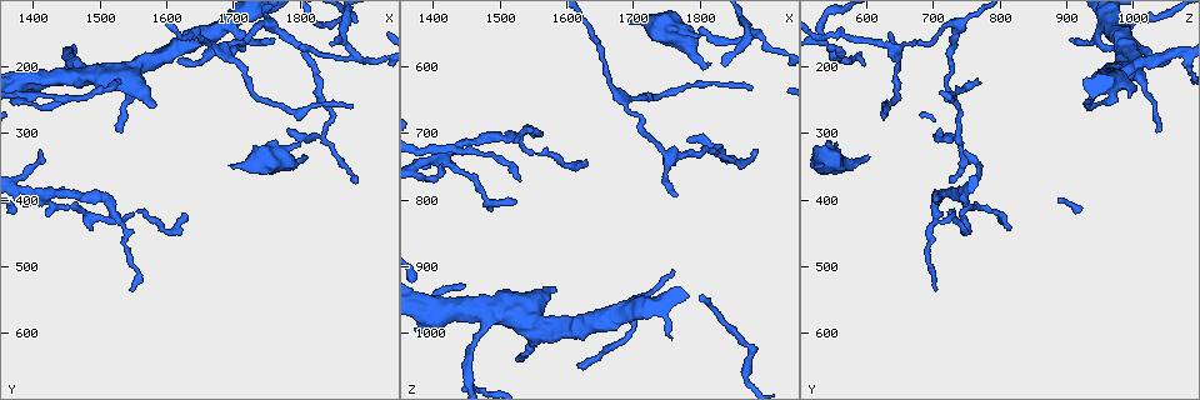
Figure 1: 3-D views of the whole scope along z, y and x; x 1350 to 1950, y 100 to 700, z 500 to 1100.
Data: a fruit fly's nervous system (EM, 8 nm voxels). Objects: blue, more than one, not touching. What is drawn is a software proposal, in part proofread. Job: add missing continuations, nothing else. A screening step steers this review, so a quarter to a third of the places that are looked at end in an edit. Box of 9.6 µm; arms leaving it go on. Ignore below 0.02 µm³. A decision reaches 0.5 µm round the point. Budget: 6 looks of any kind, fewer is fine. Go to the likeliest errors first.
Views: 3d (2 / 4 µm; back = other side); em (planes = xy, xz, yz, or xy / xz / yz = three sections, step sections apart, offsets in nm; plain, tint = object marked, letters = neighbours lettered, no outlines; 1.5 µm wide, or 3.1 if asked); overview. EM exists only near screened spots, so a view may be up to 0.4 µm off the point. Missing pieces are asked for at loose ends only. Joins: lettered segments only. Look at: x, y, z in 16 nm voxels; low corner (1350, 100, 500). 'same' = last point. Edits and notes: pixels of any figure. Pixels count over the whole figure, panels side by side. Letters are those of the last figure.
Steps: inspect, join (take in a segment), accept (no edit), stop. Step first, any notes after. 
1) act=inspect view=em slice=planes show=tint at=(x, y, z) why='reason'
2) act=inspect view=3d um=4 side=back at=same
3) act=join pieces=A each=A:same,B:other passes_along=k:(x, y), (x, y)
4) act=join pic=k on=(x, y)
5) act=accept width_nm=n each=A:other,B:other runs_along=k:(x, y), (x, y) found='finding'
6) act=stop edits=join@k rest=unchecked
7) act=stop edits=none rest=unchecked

act=inspect view=em slice=planes show=letters at=(1810, 335, 605)

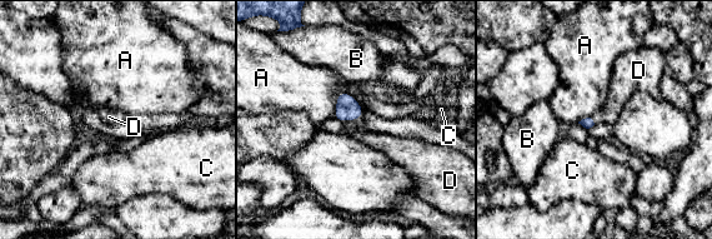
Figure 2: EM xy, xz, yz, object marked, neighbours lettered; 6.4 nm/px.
act=join pieces=D longest_contact=A:190nm each=A:other,B:other,C:other,D:same found='it goes on there'

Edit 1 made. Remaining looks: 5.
act=inspect view=overview

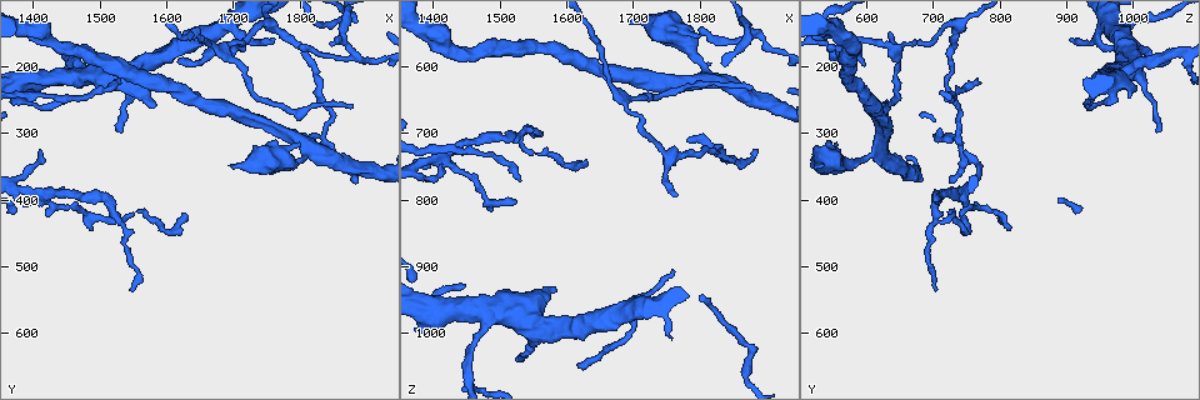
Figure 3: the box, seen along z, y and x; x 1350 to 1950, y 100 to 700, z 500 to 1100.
act=inspect view=3d um=2 at=(1585, 260, 935) why='an open end'

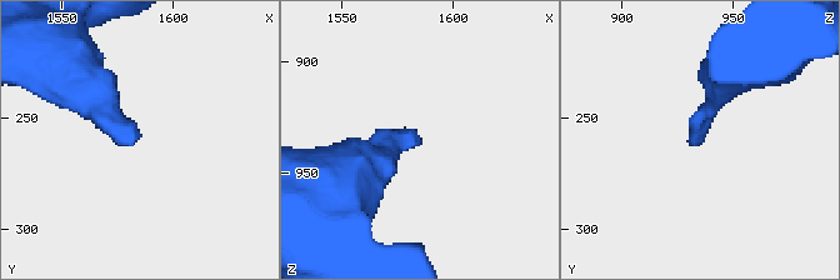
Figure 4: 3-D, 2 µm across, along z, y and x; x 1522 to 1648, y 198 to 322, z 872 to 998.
act=inspect view=em slice=planes show=letters at=(1585, 257, 936) why='need the tissue'

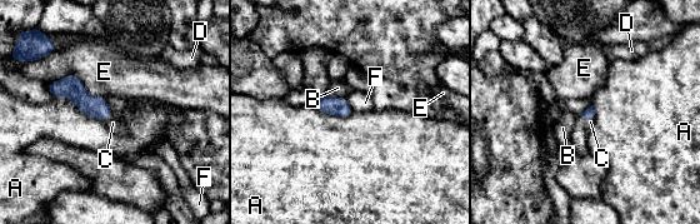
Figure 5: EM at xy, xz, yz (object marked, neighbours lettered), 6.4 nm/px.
act=join pieces=C longest_contact=E:400nm each=A:other,B:other,C:same,D:other,E:other,F:other found='it goes on there'

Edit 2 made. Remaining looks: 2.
act=inspect view=overview why='redraw'

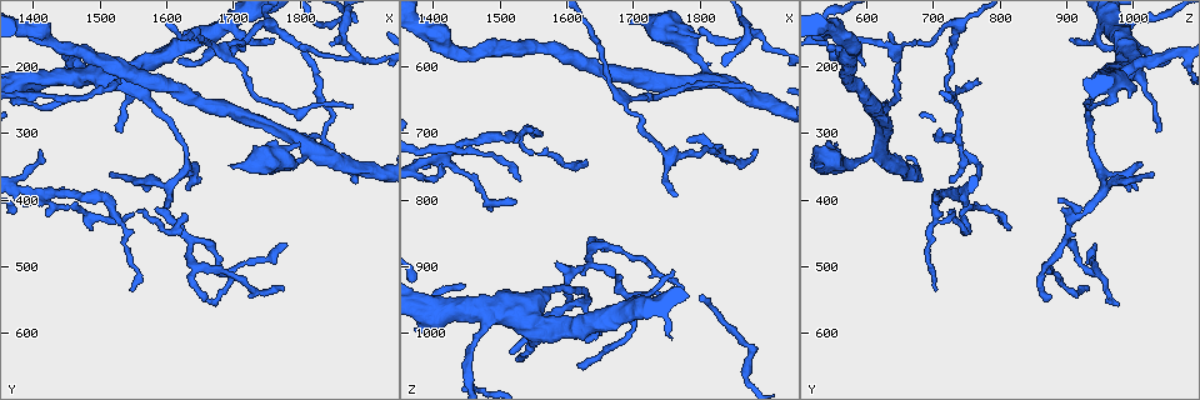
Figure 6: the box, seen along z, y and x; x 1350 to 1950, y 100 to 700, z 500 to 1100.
act=inspect view=em slice=planes show=letters at=(1800, 170, 540) why='an open end'

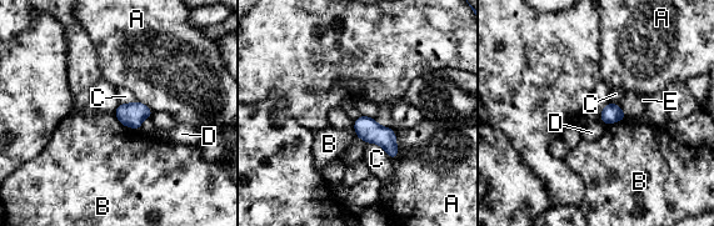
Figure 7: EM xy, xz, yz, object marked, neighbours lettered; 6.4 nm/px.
act=accept longest_contact=A:220nm each=A:other,B:other,C:other,D:other,E:other border=7:(600, 120), (604, 125) found='no lettered segment goes on from it'

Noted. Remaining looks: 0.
act=stop edits=join@2,join@5 rest=unchecked

